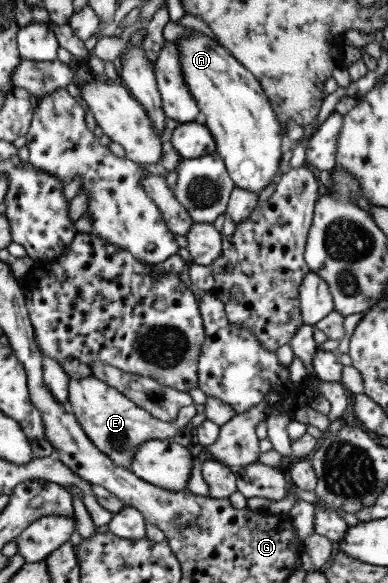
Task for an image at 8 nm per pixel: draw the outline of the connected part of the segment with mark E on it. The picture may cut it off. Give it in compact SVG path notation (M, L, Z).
M92 375L68 380L68 404L71 414L77 419L86 437L121 468L130 468L136 448L147 440L170 440L190 422L195 415L194 404L181 406L173 422L163 422L151 416L146 410L135 406L126 396L108 387L102 380Z

